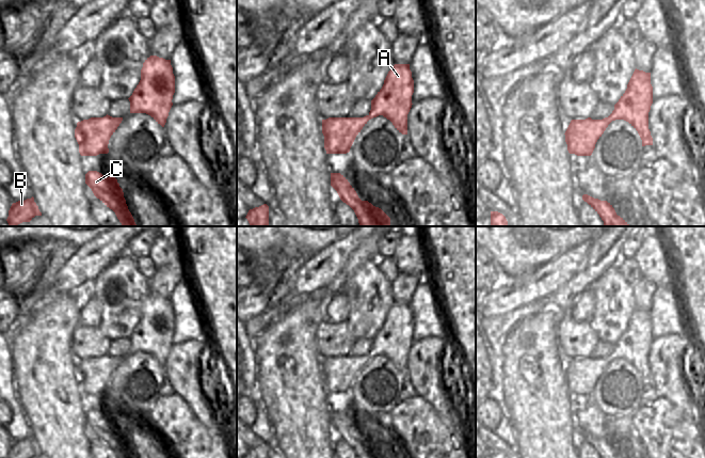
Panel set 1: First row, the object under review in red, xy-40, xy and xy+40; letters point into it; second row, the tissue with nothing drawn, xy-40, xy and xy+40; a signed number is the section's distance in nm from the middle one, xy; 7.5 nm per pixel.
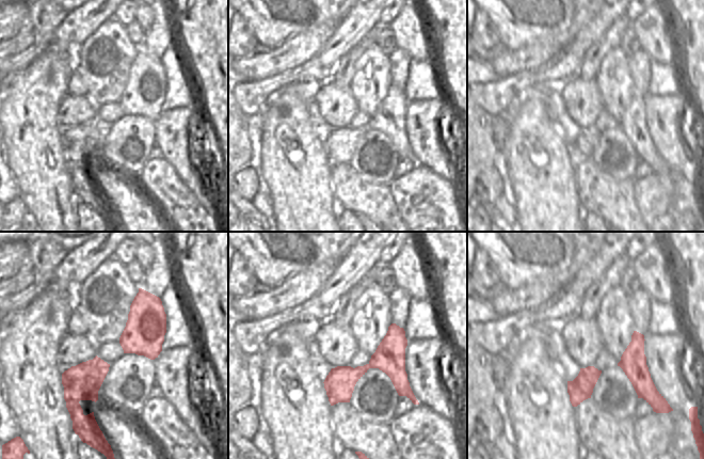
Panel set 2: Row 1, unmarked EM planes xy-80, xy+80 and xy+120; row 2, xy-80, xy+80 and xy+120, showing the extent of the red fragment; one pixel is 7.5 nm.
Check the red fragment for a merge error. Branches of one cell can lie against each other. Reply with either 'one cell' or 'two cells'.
two cells

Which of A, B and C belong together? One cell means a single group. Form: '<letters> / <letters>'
A / B C

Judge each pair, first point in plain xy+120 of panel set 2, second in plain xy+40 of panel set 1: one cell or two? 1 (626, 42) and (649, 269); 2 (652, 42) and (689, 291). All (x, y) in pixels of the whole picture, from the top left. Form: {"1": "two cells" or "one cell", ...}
{"1": "two cells", "2": "two cells"}

